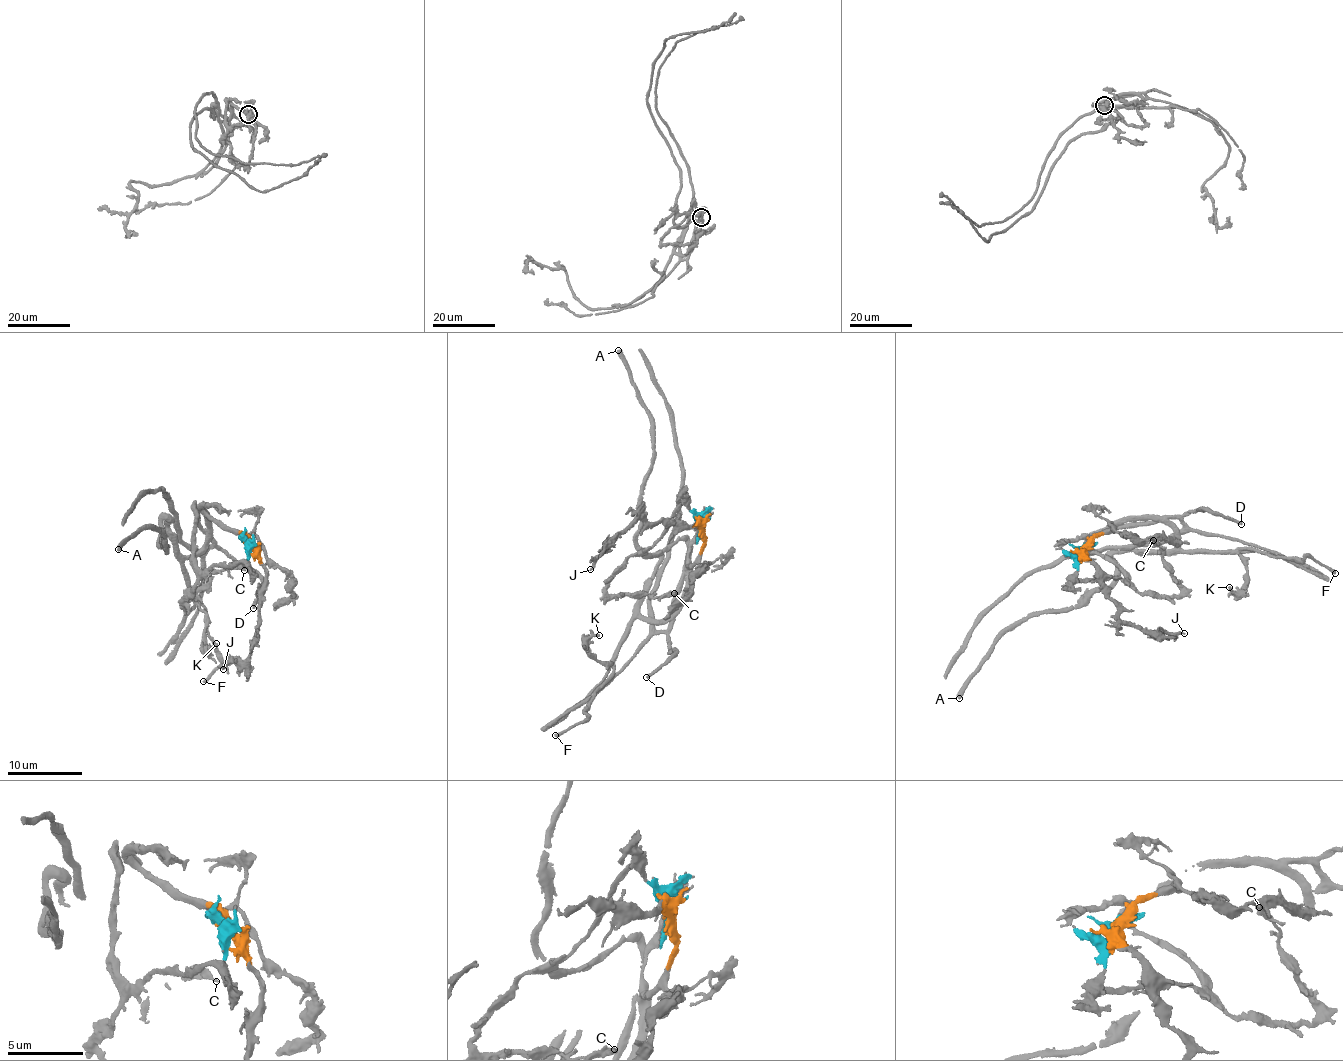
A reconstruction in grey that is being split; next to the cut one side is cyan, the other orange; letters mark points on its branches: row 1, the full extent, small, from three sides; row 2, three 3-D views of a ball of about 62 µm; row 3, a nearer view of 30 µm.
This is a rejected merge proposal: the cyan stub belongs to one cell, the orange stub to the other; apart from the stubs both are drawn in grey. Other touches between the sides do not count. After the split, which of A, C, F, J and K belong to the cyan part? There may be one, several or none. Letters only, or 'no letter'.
C

